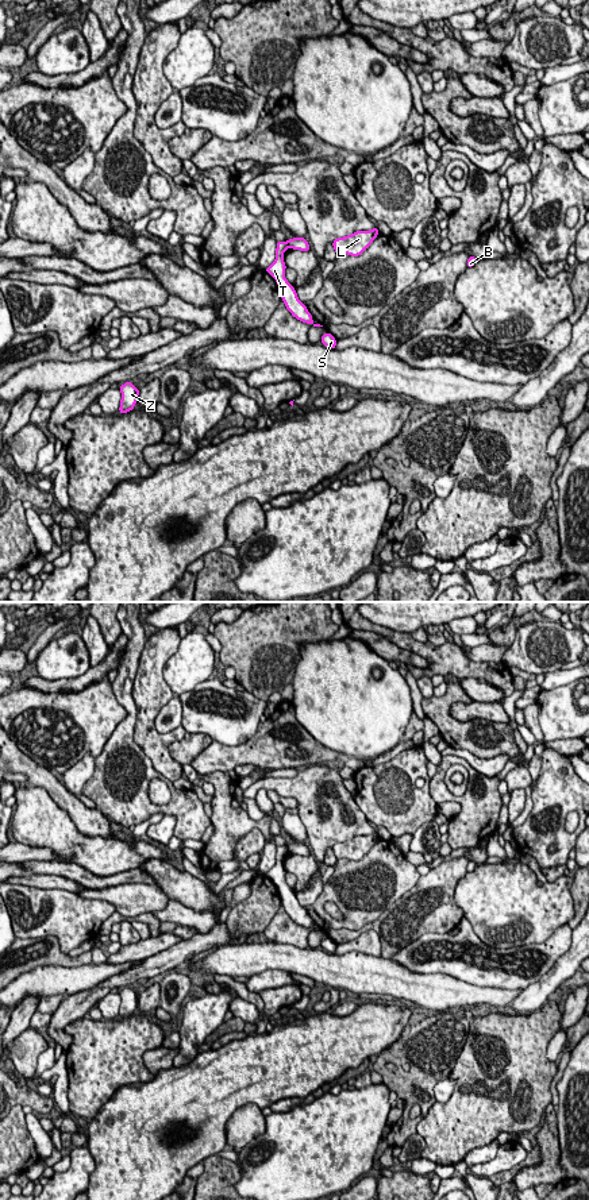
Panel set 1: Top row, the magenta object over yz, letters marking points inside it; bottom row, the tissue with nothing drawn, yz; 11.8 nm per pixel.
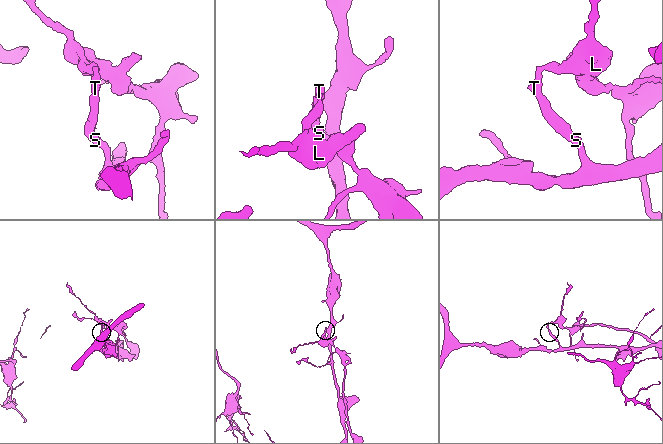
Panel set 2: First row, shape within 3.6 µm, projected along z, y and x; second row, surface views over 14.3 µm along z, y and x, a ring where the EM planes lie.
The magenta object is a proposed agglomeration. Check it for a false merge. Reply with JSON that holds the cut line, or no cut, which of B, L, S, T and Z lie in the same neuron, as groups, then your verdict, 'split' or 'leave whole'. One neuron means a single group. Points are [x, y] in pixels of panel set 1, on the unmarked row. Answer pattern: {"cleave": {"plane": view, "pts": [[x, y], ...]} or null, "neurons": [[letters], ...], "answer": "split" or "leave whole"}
{"cleave": {"plane": "yz", "pts": [[287, 845], [288, 851]]}, "neurons": [["B", "L"], ["S", "T", "Z"]], "answer": "split"}

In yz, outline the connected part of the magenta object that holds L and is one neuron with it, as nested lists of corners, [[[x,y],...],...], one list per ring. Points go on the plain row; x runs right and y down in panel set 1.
[[[378,831],[369,836],[357,836],[351,840],[335,844],[332,850],[336,860],[347,858],[359,861],[373,848],[378,838]]]

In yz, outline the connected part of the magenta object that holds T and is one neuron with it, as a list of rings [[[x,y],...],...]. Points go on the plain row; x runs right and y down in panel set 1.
[[[277,846],[276,864],[265,875],[265,877],[269,877],[276,884],[281,898],[281,903],[293,922],[303,927],[312,929],[313,931],[323,931],[312,925],[312,919],[308,917],[307,911],[299,904],[294,892],[285,883],[286,869],[284,867],[284,857],[286,854],[288,846]]]

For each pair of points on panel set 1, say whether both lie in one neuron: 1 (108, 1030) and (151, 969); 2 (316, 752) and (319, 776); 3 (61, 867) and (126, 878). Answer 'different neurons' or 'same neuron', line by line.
1: different neurons
2: different neurons
3: same neuron

